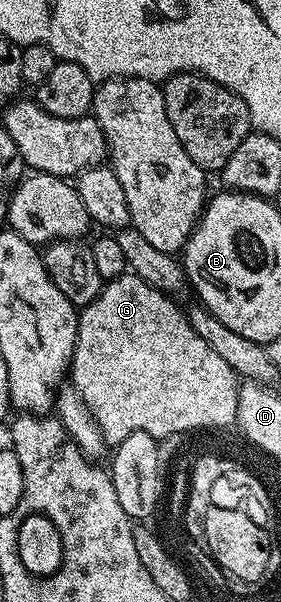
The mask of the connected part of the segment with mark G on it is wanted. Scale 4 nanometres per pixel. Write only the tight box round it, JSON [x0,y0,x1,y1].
[69,273,240,445]

